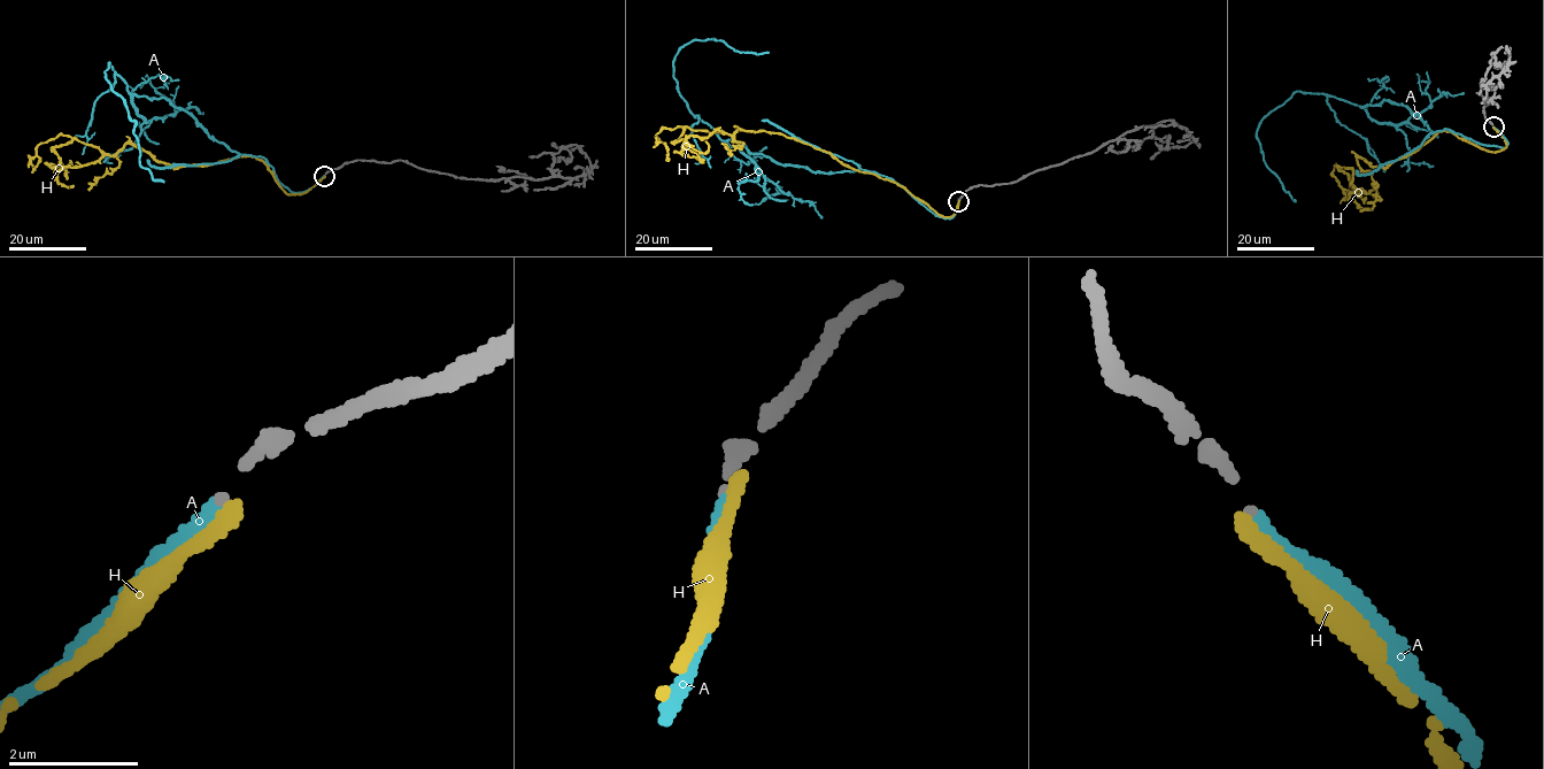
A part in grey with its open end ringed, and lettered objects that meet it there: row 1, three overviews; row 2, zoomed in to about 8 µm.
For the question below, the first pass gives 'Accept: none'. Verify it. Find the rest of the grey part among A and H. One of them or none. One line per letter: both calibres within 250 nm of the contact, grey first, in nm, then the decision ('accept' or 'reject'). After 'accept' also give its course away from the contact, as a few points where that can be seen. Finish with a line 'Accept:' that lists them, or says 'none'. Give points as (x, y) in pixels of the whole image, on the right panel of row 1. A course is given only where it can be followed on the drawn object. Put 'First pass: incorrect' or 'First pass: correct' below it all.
A: 130/180 nm | accept | via (1494, 127), (1502, 147), (1430, 131), (1389, 100), (1359, 107), (1297, 91), (1256, 136), (1295, 201)
H: 130/200 nm | reject
Accept: A
First pass: incorrect

